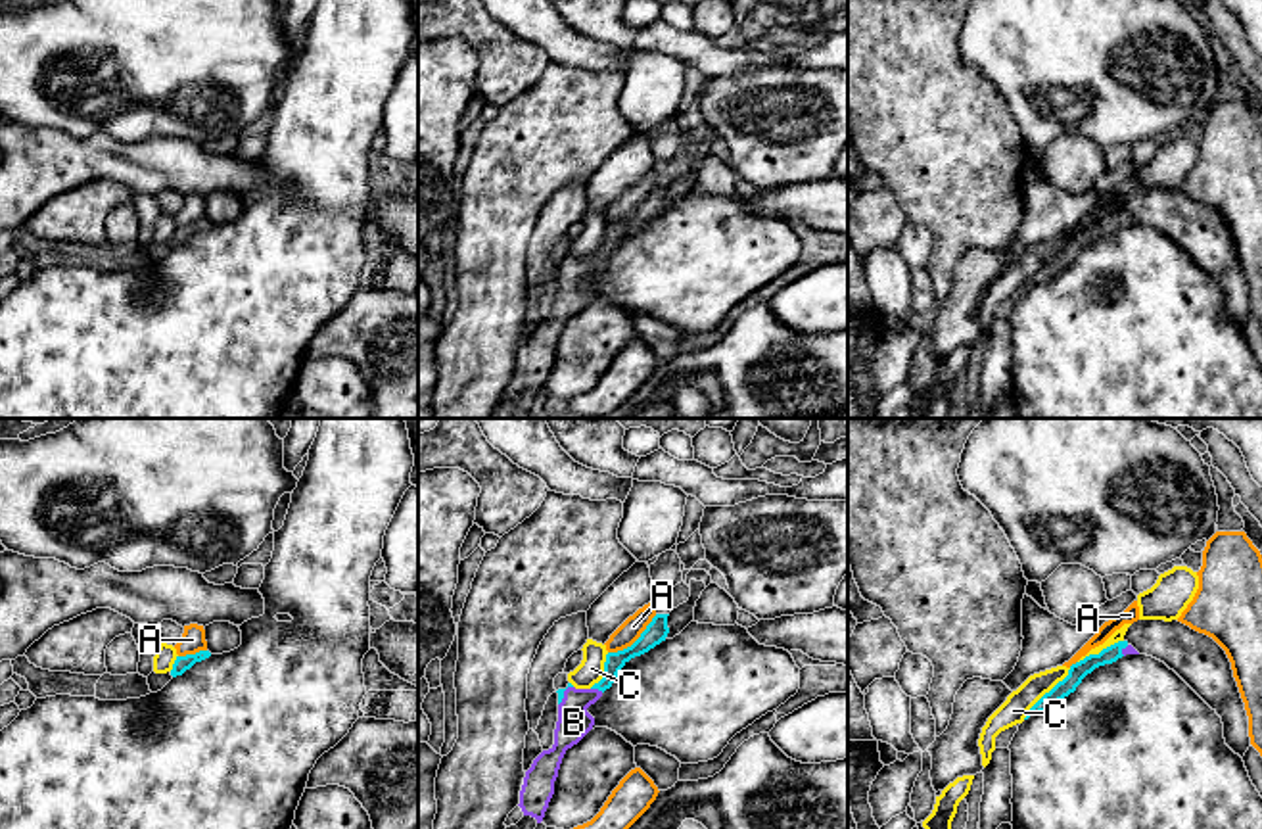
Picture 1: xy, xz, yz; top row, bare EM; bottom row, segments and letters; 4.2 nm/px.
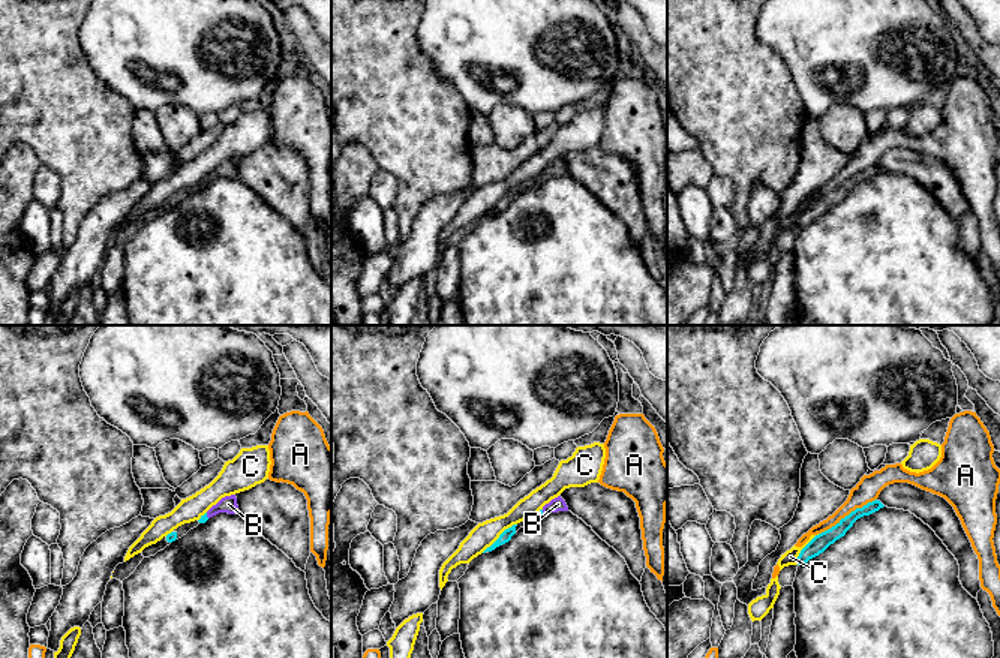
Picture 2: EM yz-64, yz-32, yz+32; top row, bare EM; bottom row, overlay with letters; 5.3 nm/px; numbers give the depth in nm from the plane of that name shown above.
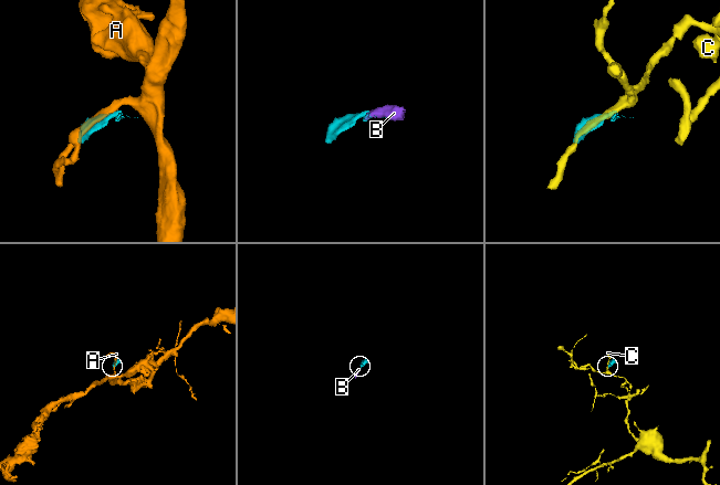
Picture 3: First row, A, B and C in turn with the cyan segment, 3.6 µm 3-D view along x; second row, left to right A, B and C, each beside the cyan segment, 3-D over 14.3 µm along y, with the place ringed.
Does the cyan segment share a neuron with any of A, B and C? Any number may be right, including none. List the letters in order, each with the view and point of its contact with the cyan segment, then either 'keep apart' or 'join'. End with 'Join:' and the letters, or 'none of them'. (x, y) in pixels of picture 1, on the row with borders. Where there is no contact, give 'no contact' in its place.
A: contact xz (635, 641); keep apart
B: contact xz (597, 687); join
C: contact yz (1046, 693); keep apart
Join: B

